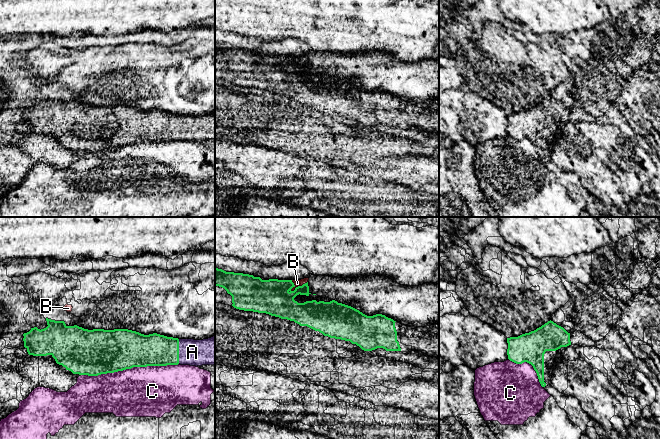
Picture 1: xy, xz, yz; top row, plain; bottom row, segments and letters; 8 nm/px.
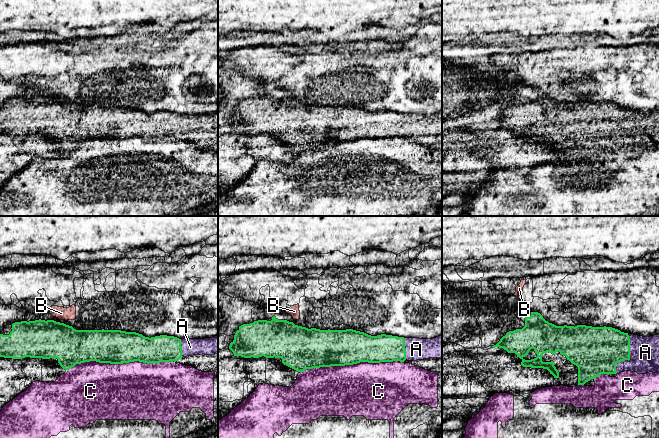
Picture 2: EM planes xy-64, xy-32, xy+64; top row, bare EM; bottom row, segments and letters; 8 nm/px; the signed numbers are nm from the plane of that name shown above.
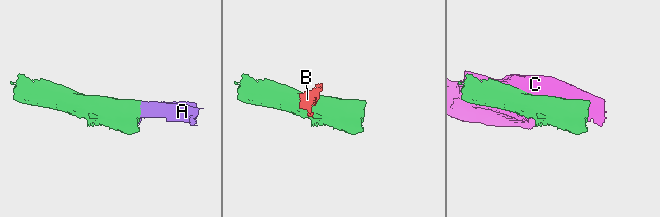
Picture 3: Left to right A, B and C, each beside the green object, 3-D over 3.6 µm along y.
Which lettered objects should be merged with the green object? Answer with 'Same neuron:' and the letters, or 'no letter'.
Same neuron: A

